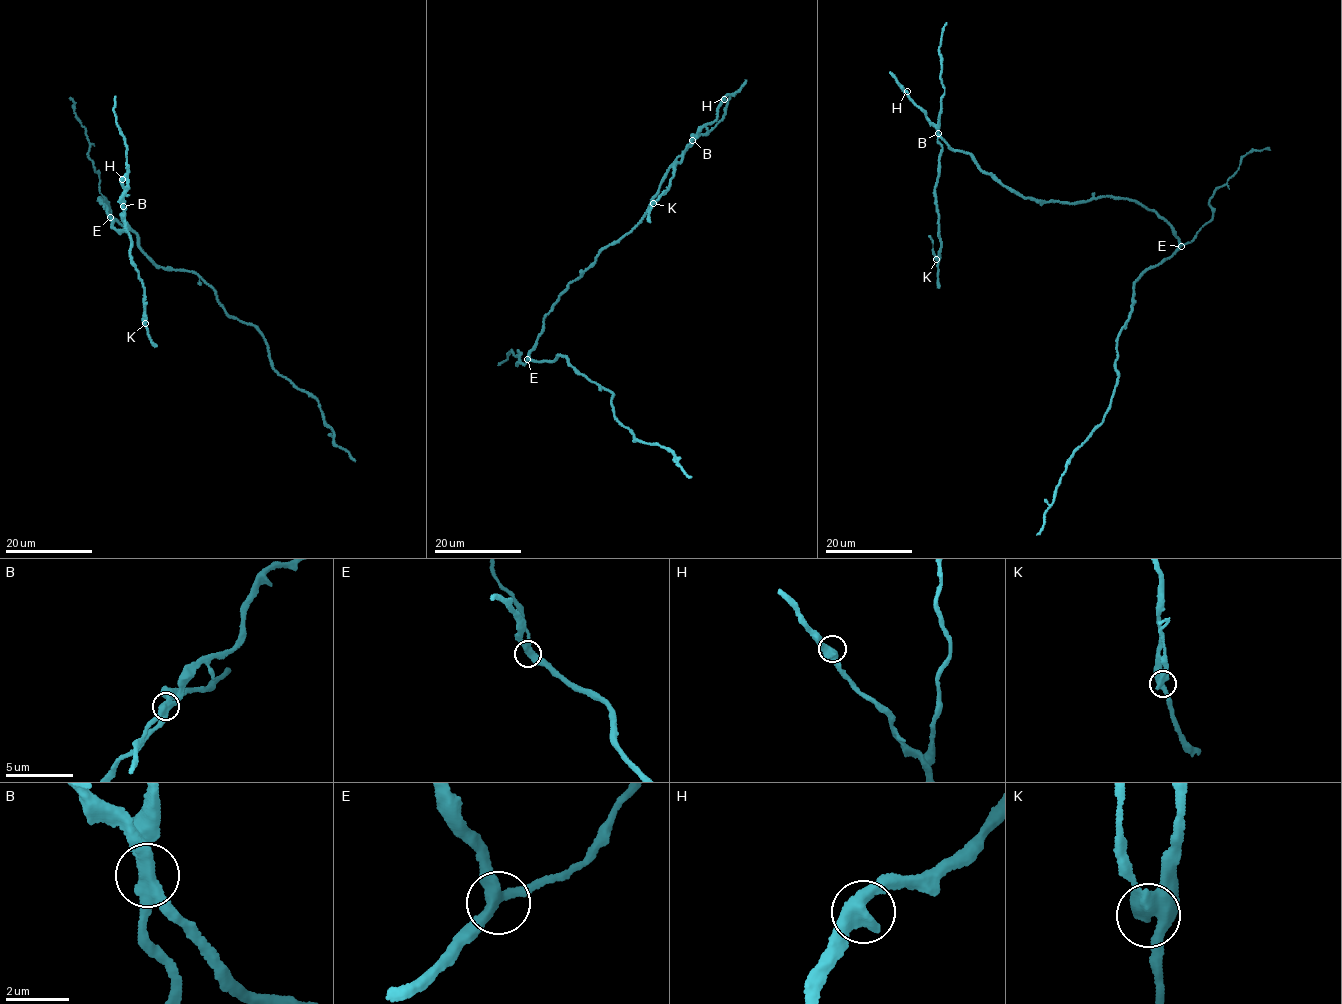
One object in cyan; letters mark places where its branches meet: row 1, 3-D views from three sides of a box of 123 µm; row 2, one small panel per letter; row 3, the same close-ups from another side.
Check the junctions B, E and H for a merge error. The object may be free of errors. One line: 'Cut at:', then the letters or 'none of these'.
Cut at: B

